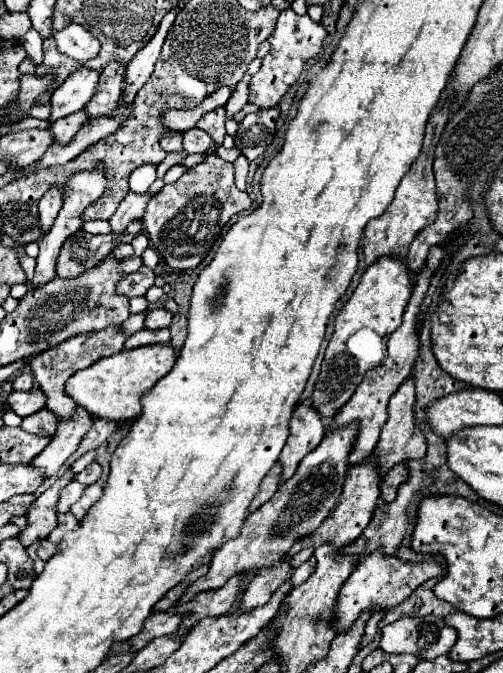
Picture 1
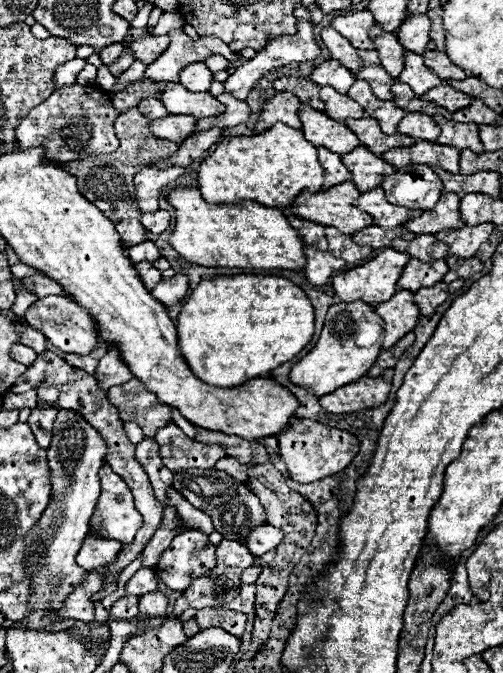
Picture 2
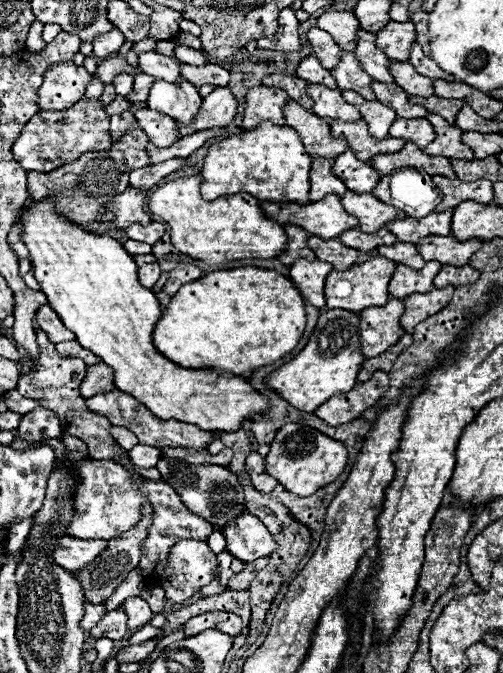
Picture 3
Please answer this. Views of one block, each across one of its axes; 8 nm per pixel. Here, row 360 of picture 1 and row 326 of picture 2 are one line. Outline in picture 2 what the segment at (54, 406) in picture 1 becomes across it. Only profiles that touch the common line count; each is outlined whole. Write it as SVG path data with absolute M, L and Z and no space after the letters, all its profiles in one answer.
M46 296L38 302L34 302L26 314L24 320L28 326L32 326L34 330L42 332L46 336L46 340L50 344L54 344L56 348L64 350L64 352L74 352L74 354L88 354L92 348L96 346L106 346L104 340L98 338L98 330L94 320L88 316L88 312L84 308L80 308L78 304L70 302L64 296Z

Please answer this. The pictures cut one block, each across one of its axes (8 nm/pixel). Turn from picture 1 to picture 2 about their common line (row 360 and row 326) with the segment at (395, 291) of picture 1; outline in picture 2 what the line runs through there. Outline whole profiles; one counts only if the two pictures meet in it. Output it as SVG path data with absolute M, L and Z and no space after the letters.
M340 302L330 306L322 334L314 348L290 370L290 382L308 388L314 396L326 396L344 384L352 384L360 380L370 366L376 362L376 356L380 354L380 340L384 338L384 328L380 316L374 314L374 308L370 308L364 302Z

